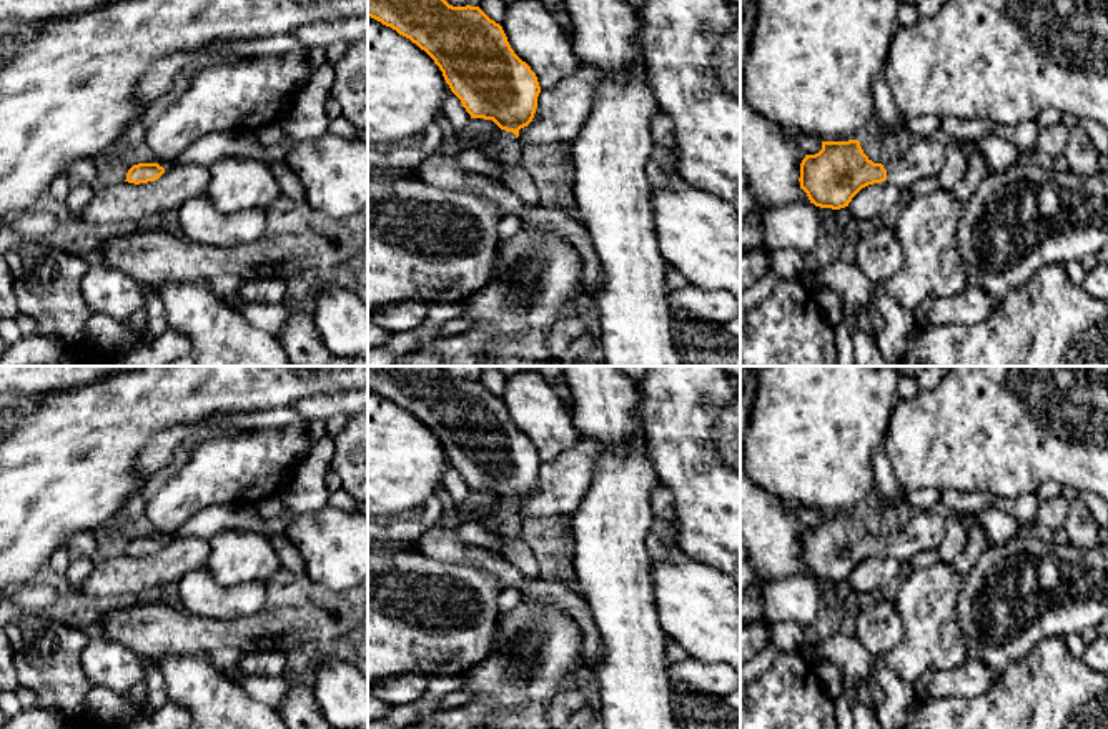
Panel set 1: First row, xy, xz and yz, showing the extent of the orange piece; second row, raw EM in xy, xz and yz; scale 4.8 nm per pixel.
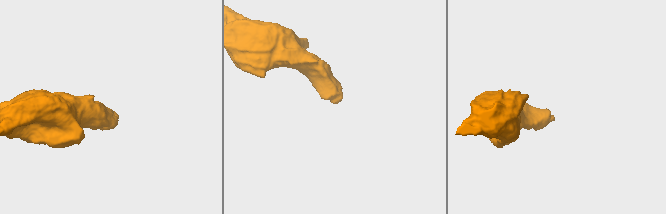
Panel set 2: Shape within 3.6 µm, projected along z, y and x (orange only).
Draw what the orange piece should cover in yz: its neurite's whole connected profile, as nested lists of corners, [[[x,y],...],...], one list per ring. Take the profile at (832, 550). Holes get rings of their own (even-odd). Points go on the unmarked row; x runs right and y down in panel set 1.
[[[932,511],[913,513],[898,534],[873,536],[858,513],[822,514],[822,523],[800,536],[800,561],[810,576],[840,583],[873,556],[910,561],[917,553],[937,549],[945,536],[947,519]]]

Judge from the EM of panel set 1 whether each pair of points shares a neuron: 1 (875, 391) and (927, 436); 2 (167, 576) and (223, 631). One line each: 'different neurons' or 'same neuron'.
1: different neurons
2: different neurons

